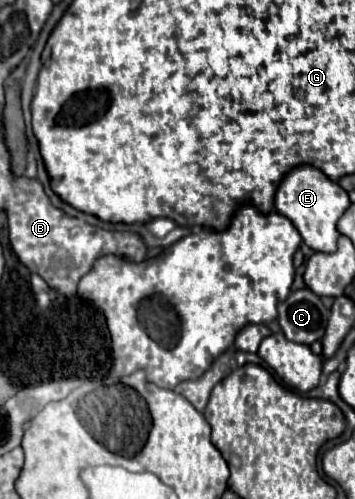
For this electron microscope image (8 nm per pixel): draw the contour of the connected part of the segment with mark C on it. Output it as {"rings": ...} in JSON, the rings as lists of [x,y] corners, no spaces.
{"rings":[[[308,288],[292,292],[278,304],[278,322],[286,338],[310,346],[320,340],[326,330],[330,310]]]}

